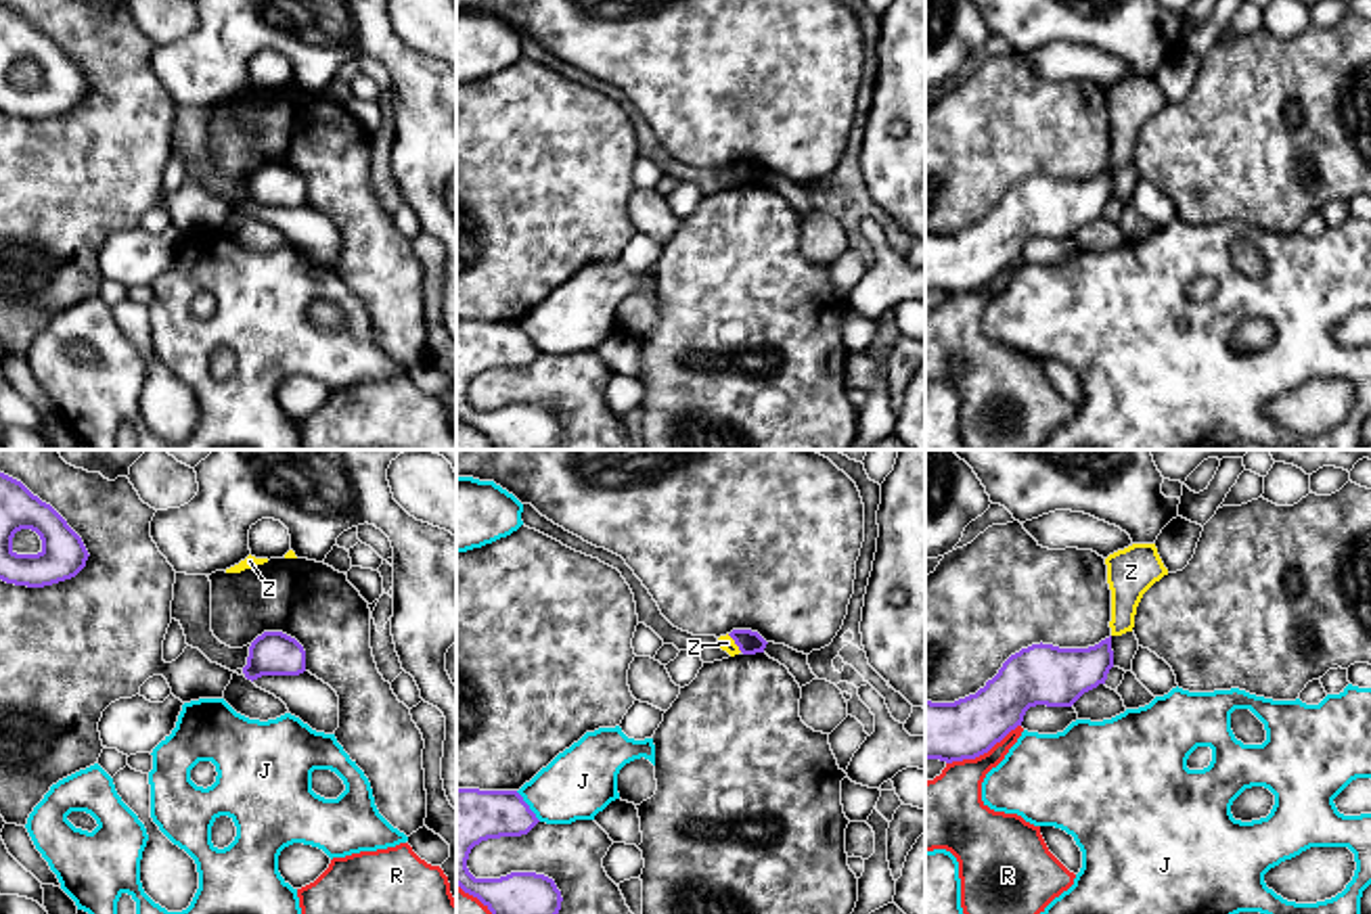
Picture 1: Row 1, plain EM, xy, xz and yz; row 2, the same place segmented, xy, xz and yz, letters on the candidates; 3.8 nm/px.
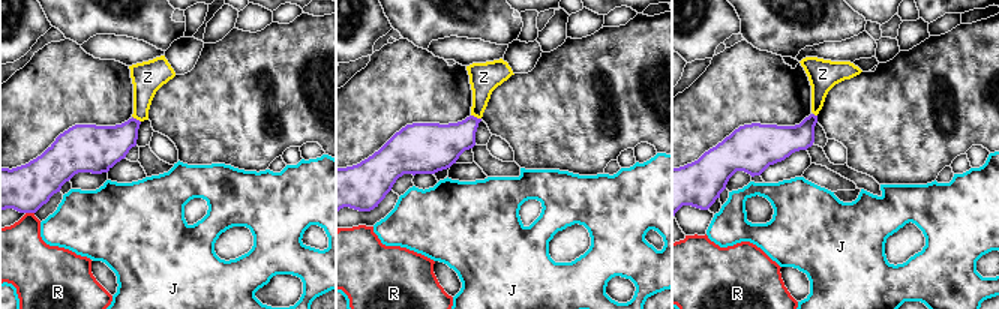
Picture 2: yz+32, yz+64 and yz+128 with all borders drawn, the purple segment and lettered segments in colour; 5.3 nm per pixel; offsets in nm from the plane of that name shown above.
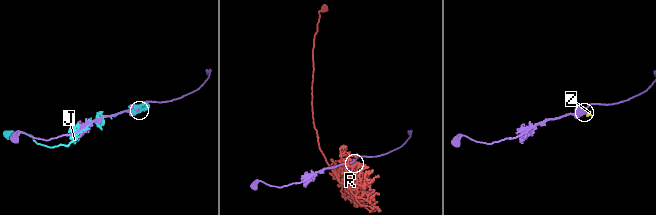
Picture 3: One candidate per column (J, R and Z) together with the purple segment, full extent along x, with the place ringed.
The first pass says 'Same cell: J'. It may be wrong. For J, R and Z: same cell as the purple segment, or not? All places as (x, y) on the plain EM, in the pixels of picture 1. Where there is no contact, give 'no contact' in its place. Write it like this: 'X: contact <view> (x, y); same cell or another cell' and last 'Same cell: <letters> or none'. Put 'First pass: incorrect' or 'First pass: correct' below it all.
J: contact xz (528, 337); another cell
R: contact yz (982, 285); another cell
Z: contact xz (735, 174); another cell
Same cell: none
First pass: incorrect

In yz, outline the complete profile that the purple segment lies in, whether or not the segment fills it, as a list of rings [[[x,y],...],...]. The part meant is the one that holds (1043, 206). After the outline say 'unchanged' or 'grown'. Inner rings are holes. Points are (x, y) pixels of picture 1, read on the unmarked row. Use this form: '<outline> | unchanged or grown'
[[[1111,167],[1088,180],[1059,180],[1042,174],[1021,180],[975,226],[954,234],[925,232],[925,291],[946,295],[975,291],[1021,257],[1030,238],[1072,238],[1084,224],[1105,215],[1111,199]]] | unchanged

